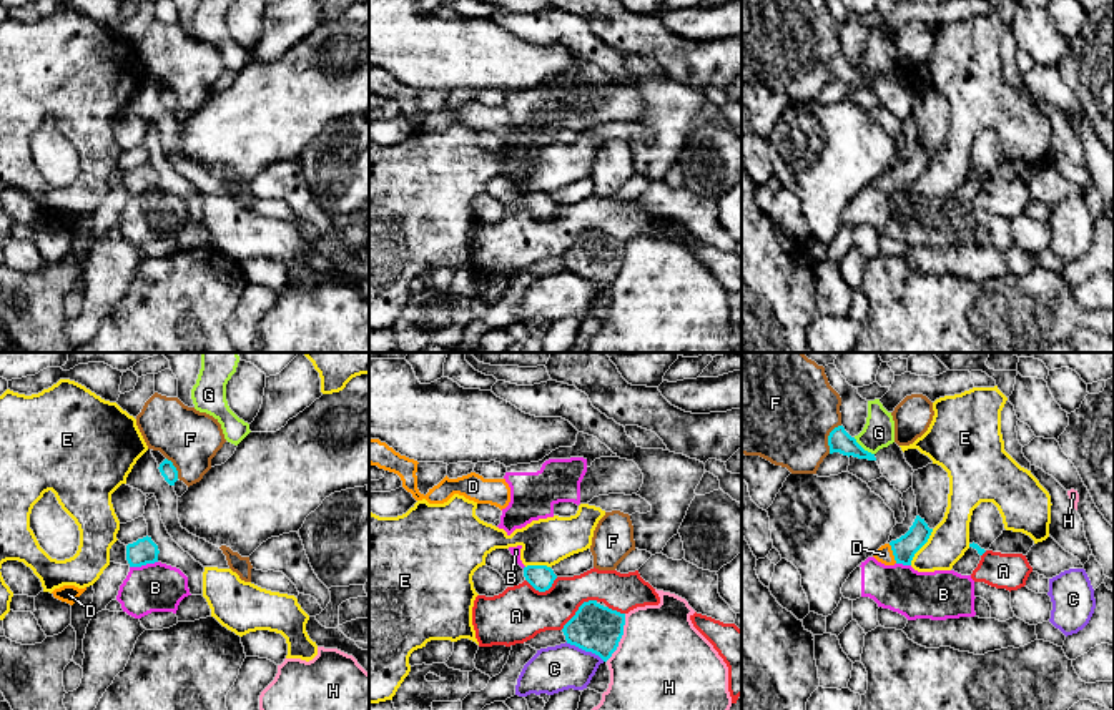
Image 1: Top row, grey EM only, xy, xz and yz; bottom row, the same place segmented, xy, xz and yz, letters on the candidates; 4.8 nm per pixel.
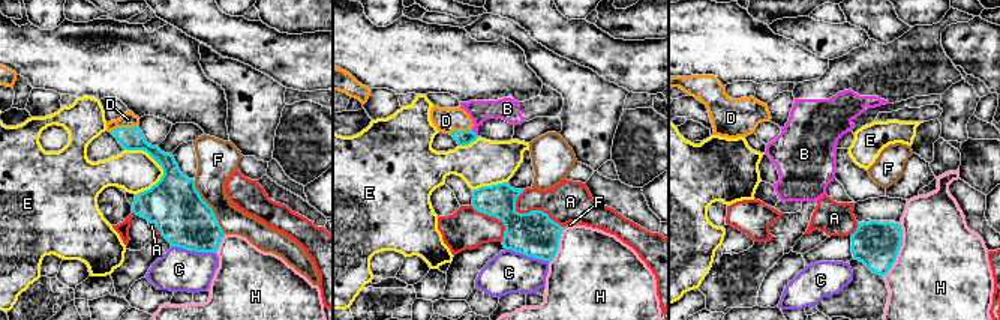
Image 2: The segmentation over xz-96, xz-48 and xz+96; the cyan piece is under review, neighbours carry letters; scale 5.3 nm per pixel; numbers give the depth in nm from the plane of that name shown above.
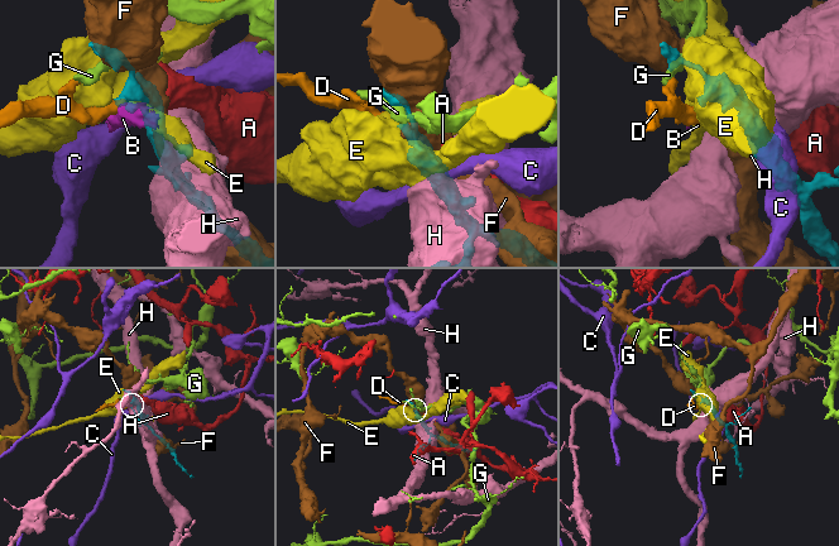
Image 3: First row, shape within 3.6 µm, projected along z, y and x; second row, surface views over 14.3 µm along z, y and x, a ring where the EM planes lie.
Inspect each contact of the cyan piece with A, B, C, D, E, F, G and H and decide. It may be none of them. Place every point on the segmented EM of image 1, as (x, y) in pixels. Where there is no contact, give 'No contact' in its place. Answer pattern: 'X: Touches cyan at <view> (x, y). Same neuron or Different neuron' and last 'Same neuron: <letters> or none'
A: Touches cyan at xz (579, 609). Different neuron
B: Touches cyan at xy (143, 564). Different neuron
C: Touches cyan at xz (586, 650). Different neuron
D: Touches cyan at yz (893, 554). Same neuron
E: Touches cyan at yz (921, 546). Different neuron
F: Touches cyan at yz (828, 438). Different neuron
G: Touches cyan at yz (862, 448). Different neuron
H: Touches cyan at xz (621, 637). Different neuron
Same neuron: D

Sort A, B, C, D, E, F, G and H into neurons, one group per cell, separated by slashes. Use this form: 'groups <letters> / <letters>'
groups A / B / C / D / E / F / G / H

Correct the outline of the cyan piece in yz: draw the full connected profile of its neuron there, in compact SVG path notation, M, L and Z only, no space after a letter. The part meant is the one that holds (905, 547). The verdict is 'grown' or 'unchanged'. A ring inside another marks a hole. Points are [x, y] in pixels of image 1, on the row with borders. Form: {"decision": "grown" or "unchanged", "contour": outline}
{"decision": "grown", "contour": "M916 515L909 530L896 540L881 545L873 557L885 565L911 565L914 554L928 542L933 529L928 527L924 519Z"}

